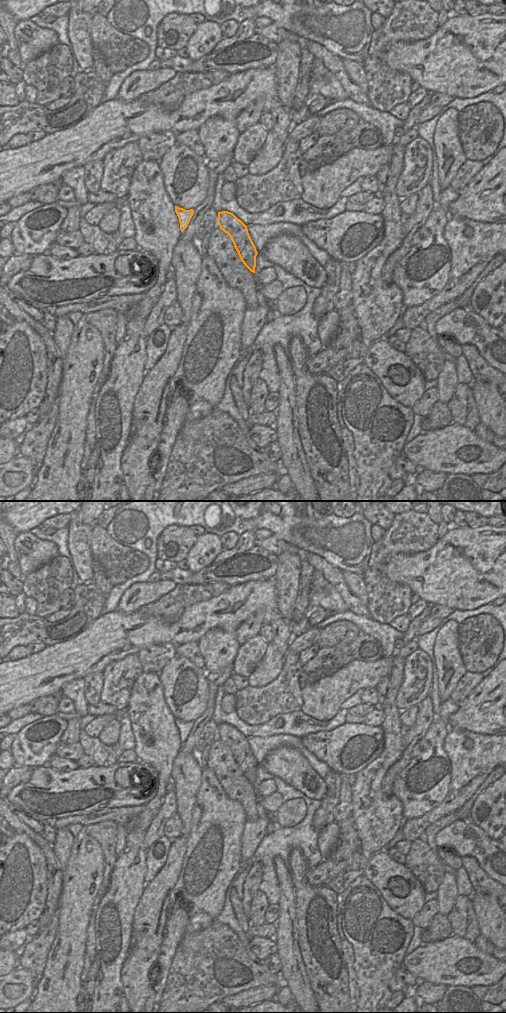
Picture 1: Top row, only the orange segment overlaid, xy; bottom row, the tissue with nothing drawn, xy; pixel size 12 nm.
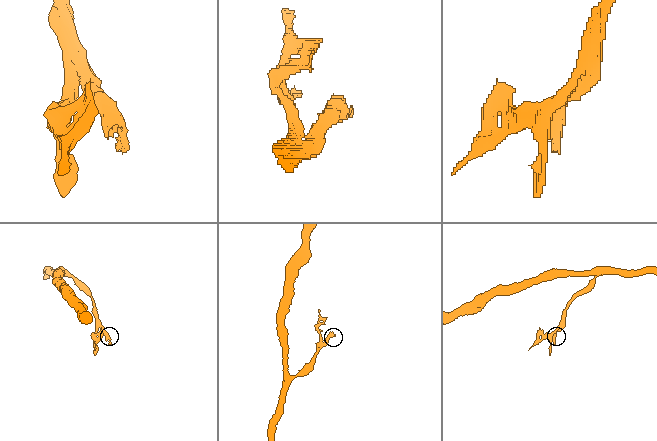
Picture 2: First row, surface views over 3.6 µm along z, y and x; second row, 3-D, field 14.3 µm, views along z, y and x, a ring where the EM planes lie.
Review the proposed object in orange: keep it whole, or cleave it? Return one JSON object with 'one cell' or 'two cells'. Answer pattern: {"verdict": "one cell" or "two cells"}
{"verdict": "one cell"}

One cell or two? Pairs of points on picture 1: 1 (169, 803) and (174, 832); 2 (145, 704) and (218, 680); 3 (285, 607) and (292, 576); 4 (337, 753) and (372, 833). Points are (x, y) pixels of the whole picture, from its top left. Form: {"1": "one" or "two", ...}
{"1": "two", "2": "two", "3": "one", "4": "two"}

